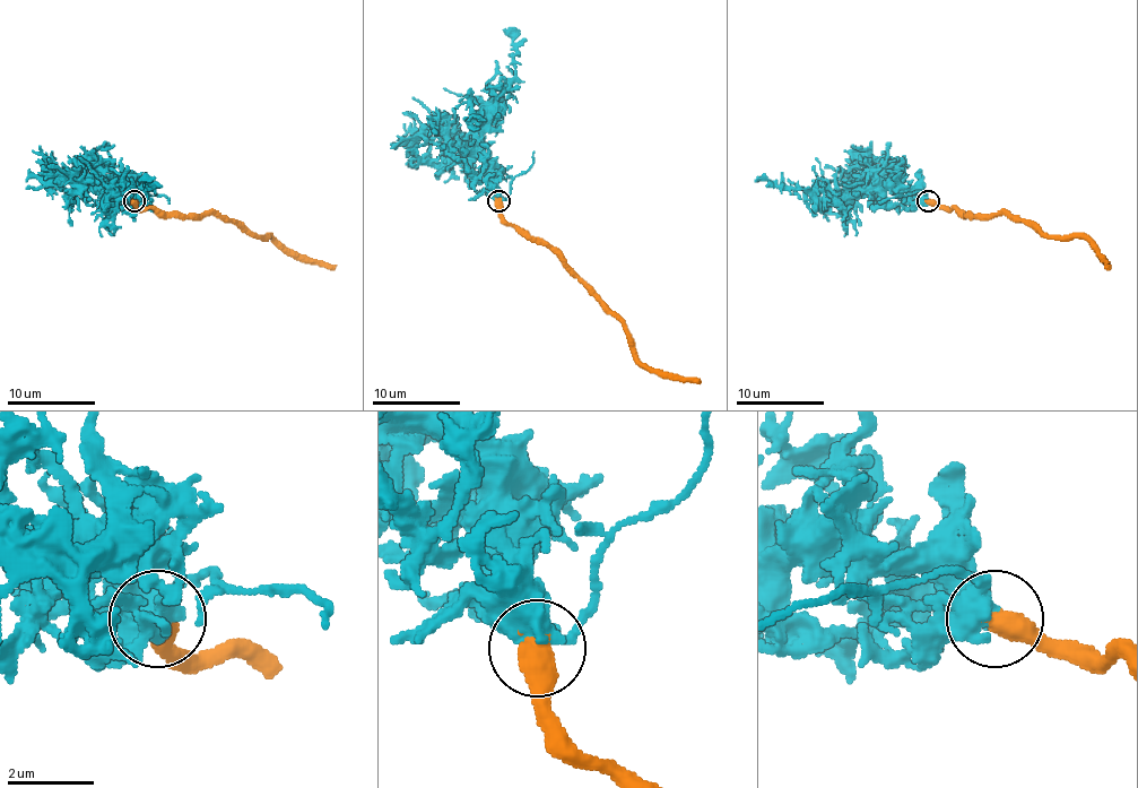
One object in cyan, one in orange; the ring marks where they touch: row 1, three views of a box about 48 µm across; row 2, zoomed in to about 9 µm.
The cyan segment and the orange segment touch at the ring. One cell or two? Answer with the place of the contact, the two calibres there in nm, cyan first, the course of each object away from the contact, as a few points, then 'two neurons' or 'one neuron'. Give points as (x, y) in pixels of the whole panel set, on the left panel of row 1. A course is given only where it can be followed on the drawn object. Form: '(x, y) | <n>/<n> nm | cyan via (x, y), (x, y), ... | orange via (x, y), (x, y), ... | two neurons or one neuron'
(133, 201) | 550/600 nm | cyan via (135, 201), (123, 190), (116, 190), (146, 192), (150, 188), (148, 180), (139, 181) | orange via (135, 201), (139, 208), (225, 215), (241, 222), (258, 236), (269, 236), (287, 250), (336, 268) | two neurons

